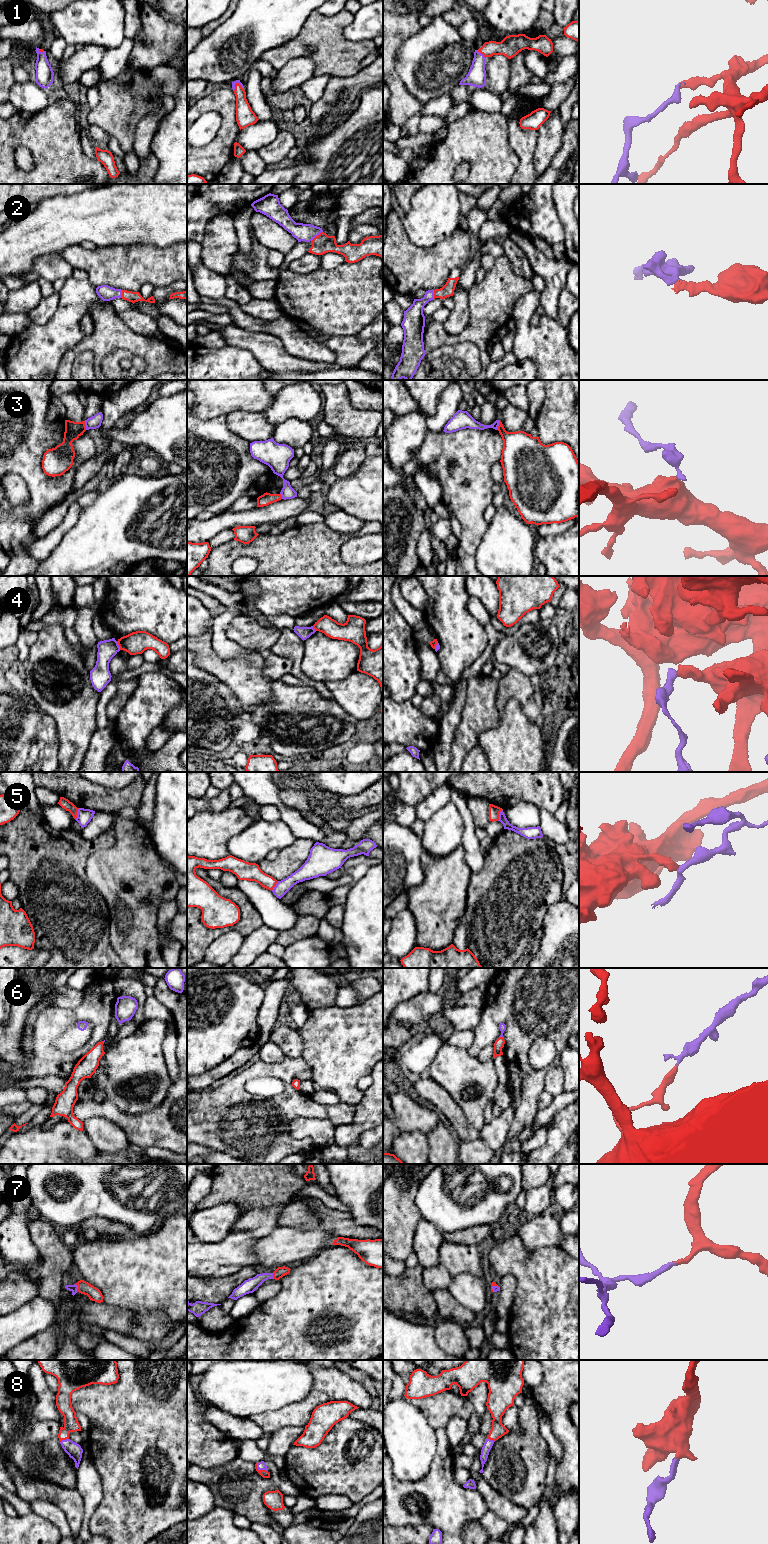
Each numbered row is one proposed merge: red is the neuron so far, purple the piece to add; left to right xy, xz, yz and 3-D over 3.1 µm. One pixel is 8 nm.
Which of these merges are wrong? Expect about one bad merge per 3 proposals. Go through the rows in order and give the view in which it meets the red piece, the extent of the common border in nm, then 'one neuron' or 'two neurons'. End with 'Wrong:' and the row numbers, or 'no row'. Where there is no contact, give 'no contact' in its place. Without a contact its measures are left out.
1: meets red in yz; contact 90 nm long; one neuron
2: meets red in xz; contact 130 nm long; one neuron
3: meets red in xy; contact 70 nm long; two neurons
4: meets red in xy; contact 80 nm long; two neurons
5: meets red in xy; contact 100 nm long; two neurons
6: meets red in yz; contact 40 nm long; one neuron
7: meets red in xy; contact 70 nm long; one neuron
8: meets red in xz; contact 120 nm long; one neuron
Wrong: 3, 4, 5

